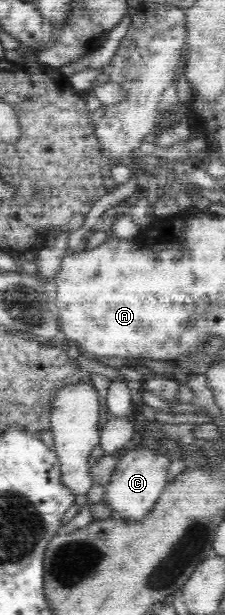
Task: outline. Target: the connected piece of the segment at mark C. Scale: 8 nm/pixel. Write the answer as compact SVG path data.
M137 446L130 451L122 451L119 454L115 472L110 481L105 485L106 493L104 505L112 511L113 518L120 520L144 520L153 512L153 507L158 503L166 483L166 471L172 462L172 456L166 453L154 453L152 449Z

